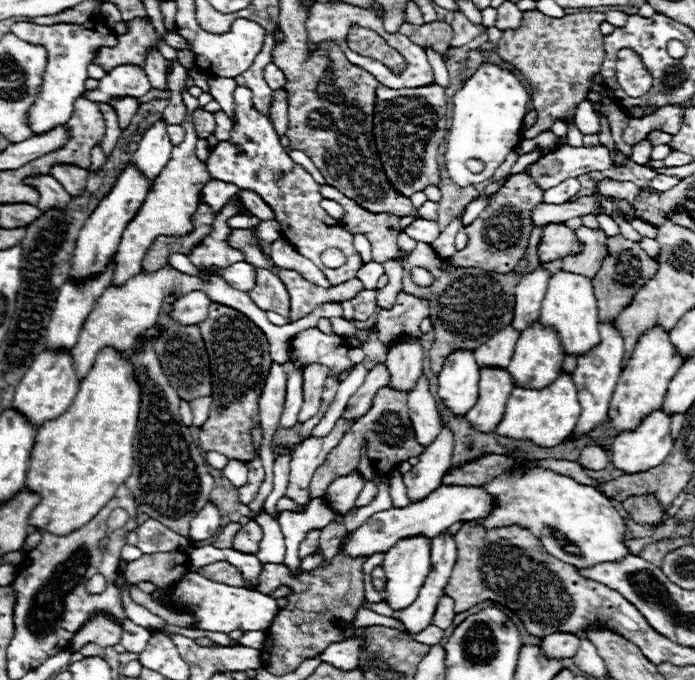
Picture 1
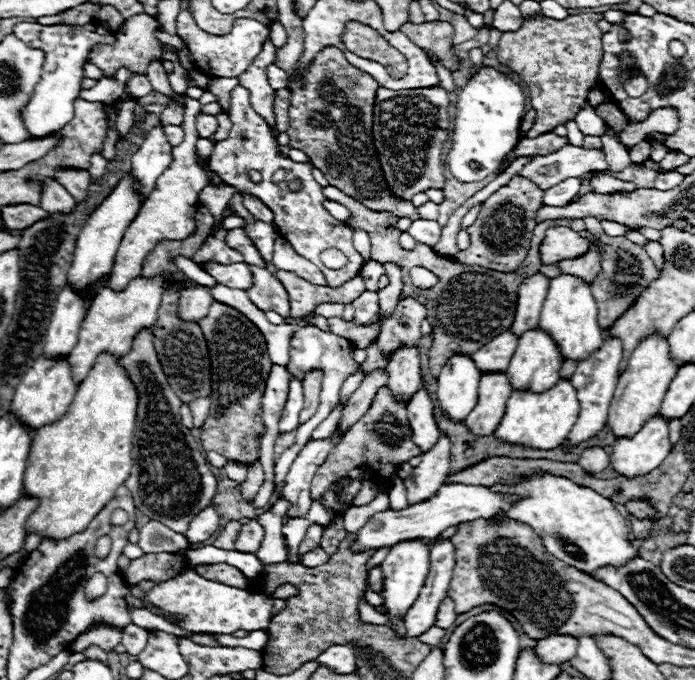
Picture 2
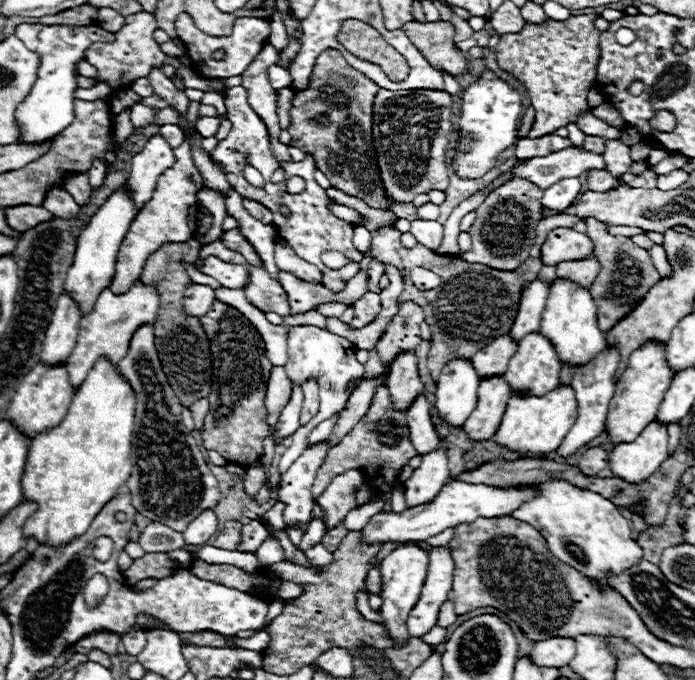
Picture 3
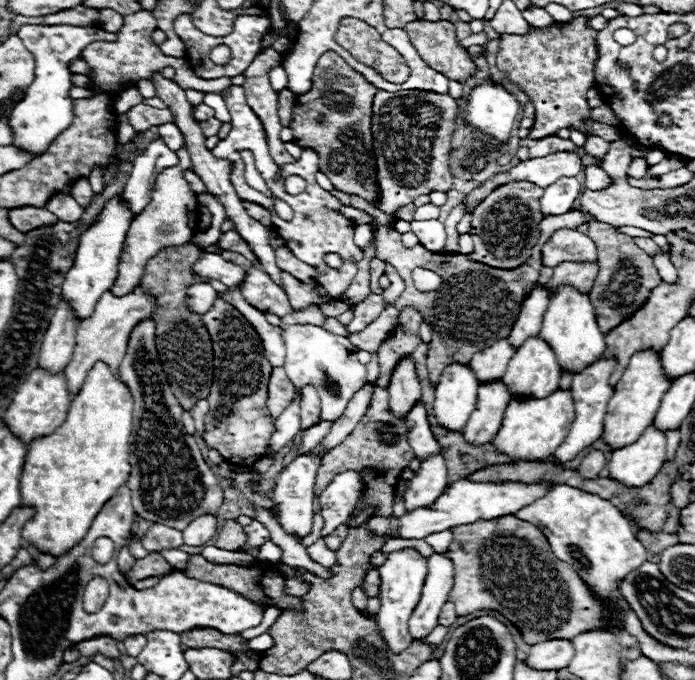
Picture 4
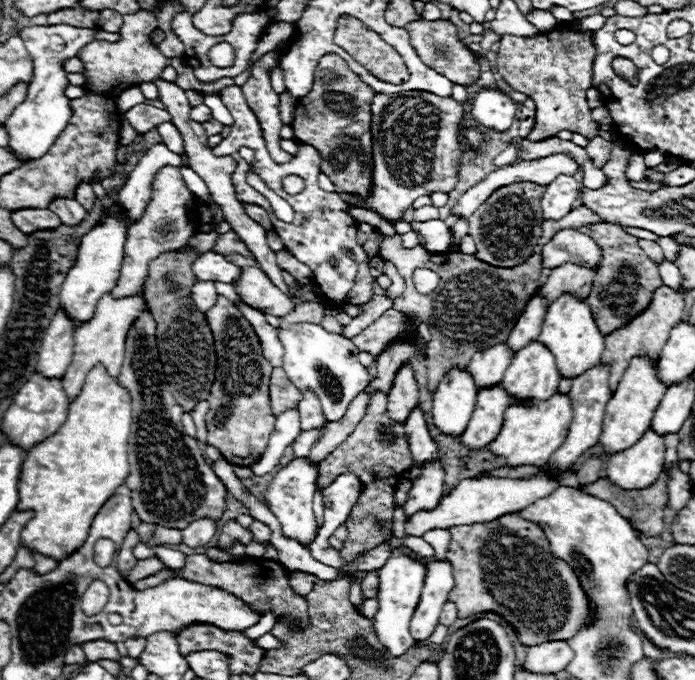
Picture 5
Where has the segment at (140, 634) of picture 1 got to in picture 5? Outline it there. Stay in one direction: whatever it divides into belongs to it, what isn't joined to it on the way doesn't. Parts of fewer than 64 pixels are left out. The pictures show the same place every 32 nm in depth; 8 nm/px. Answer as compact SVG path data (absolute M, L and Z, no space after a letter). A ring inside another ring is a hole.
M142 636L128 638L124 644L126 644L126 648L128 648L128 656L138 658L138 656L140 656L140 652L144 650L144 646L146 646L146 638L142 638Z

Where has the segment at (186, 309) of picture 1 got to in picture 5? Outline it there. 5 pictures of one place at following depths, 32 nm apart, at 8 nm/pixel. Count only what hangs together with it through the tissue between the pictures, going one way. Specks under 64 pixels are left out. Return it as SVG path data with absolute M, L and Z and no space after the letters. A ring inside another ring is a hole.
M210 280L208 282L196 282L190 288L190 298L192 298L192 304L198 312L210 310L216 304L216 298L218 298L214 282L210 282Z

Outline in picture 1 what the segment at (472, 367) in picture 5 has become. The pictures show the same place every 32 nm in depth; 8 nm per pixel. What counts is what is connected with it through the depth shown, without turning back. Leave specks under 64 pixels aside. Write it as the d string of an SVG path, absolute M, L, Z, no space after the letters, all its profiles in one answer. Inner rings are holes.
M512 324L498 330L486 344L476 348L476 362L480 366L508 366L518 340L518 330Z

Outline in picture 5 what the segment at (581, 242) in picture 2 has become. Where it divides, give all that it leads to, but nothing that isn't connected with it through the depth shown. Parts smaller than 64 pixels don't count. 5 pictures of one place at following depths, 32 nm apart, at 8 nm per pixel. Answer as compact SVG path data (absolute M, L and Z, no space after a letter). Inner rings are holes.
M558 230L554 238L542 248L542 266L556 268L564 262L576 262L582 266L600 264L598 244L578 230Z

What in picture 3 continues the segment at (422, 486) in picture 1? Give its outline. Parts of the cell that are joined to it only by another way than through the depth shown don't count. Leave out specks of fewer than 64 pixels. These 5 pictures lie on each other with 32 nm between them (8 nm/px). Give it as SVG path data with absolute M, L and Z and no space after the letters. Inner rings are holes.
M440 440L438 448L430 454L422 456L422 464L414 470L414 474L404 482L406 486L406 504L408 508L430 502L444 484L448 484L448 456L446 442Z

